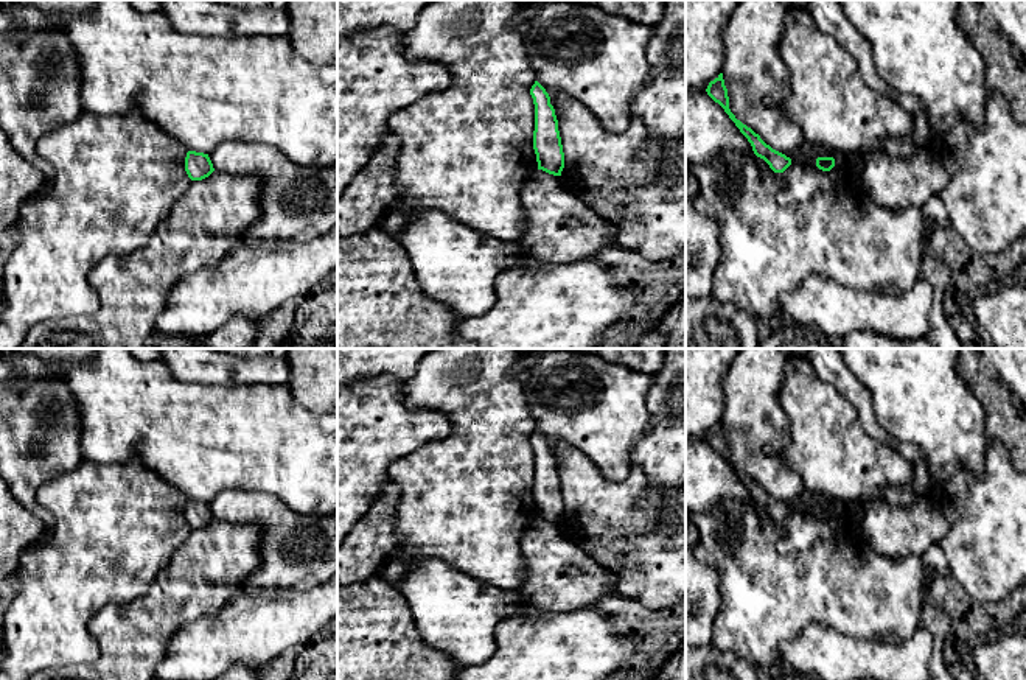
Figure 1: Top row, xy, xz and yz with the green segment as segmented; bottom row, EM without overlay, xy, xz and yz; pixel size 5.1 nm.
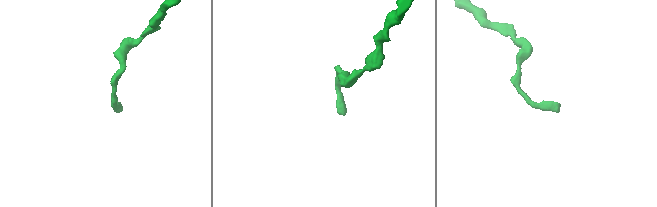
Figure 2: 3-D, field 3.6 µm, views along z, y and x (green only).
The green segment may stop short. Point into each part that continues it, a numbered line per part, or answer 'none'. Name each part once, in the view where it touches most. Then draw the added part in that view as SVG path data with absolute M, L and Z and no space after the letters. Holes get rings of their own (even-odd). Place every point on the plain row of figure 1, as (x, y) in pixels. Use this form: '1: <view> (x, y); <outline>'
none

